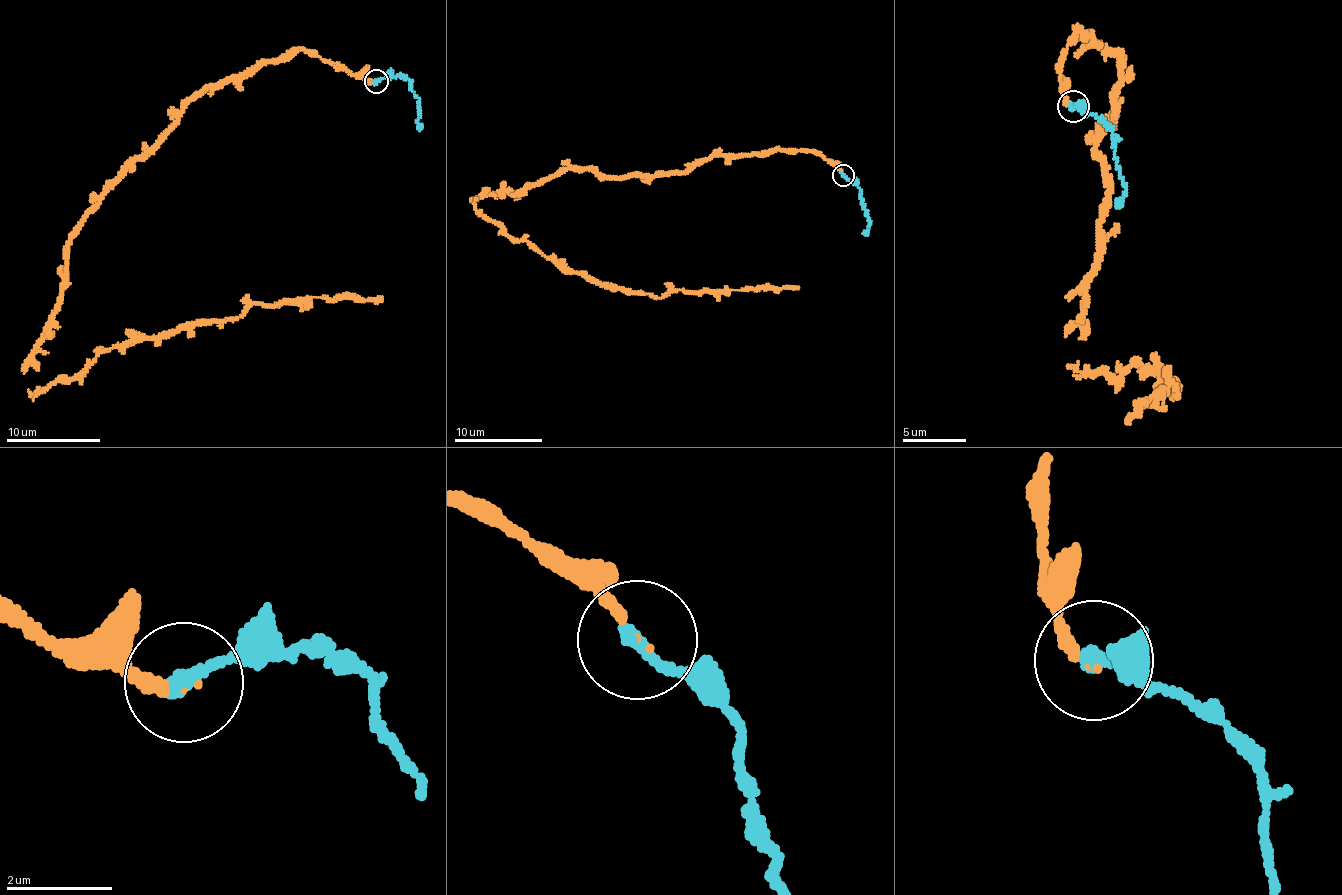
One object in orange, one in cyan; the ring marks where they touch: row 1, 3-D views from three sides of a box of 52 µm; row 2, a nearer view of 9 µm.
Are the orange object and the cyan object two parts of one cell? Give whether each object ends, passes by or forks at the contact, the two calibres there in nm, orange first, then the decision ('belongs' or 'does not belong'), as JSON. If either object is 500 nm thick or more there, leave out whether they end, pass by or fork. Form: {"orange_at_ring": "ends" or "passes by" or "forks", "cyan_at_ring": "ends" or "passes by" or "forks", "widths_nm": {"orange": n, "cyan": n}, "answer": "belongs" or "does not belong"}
{"orange_at_ring": "ends", "cyan_at_ring": "ends", "widths_nm": {"orange": 160, "cyan": 280}, "answer": "belongs"}

